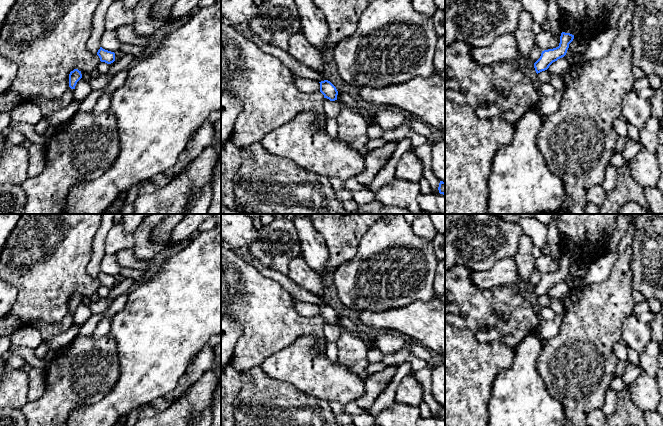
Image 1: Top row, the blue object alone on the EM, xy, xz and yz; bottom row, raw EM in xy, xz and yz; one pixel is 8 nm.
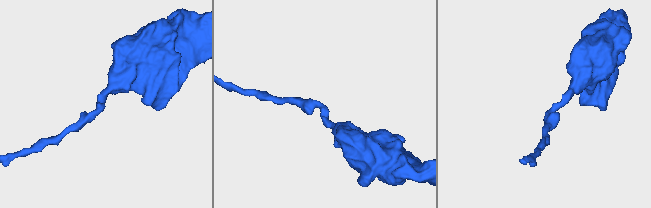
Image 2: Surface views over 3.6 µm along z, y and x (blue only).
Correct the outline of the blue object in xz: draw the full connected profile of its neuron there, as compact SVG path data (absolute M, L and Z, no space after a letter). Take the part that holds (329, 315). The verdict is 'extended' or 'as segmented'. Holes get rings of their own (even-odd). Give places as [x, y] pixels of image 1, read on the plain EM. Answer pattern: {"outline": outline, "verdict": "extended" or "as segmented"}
{"outline": "M324 304L320 307L320 316L324 319L324 322L330 325L337 324L338 315L336 311L328 304Z", "verdict": "as segmented"}

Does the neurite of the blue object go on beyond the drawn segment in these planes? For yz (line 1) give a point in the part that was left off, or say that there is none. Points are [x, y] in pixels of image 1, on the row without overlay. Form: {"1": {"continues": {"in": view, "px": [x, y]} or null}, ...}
{"1": {"continues": null}}

